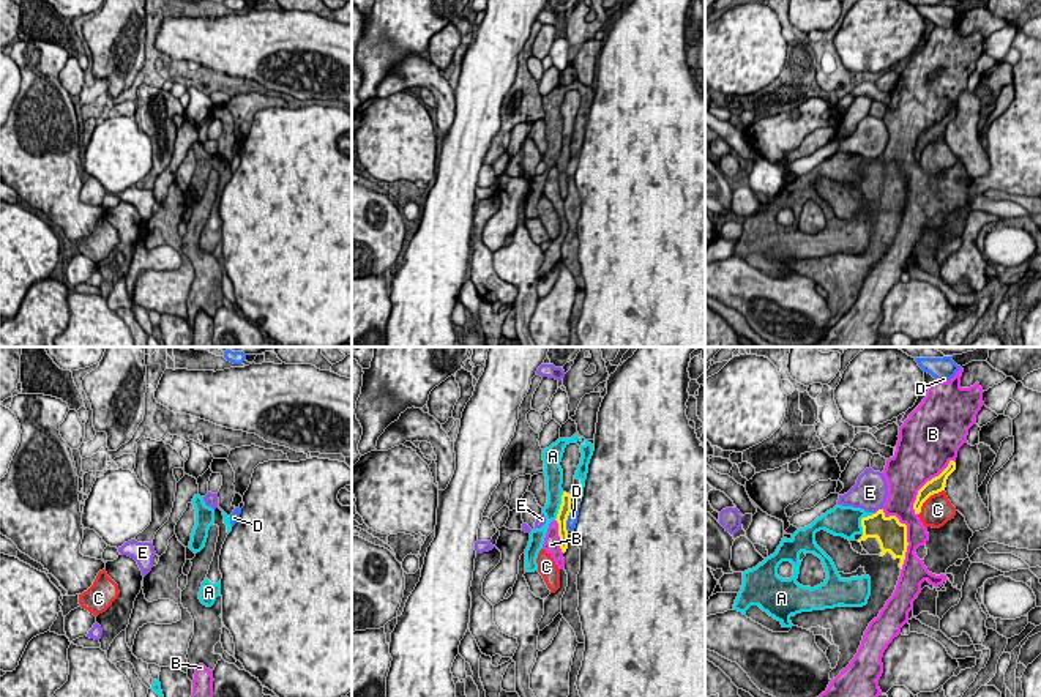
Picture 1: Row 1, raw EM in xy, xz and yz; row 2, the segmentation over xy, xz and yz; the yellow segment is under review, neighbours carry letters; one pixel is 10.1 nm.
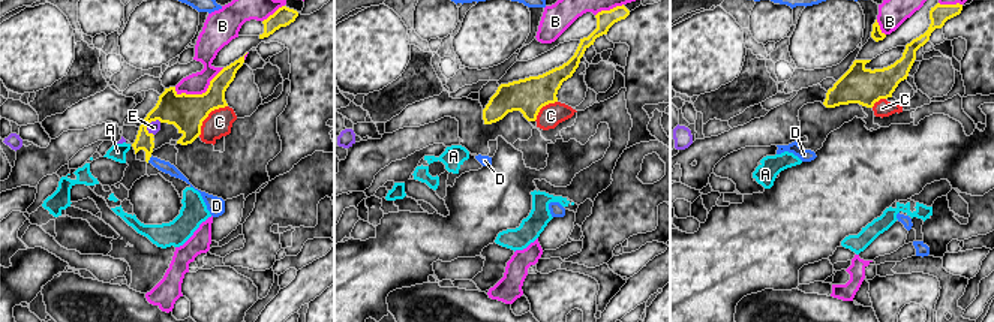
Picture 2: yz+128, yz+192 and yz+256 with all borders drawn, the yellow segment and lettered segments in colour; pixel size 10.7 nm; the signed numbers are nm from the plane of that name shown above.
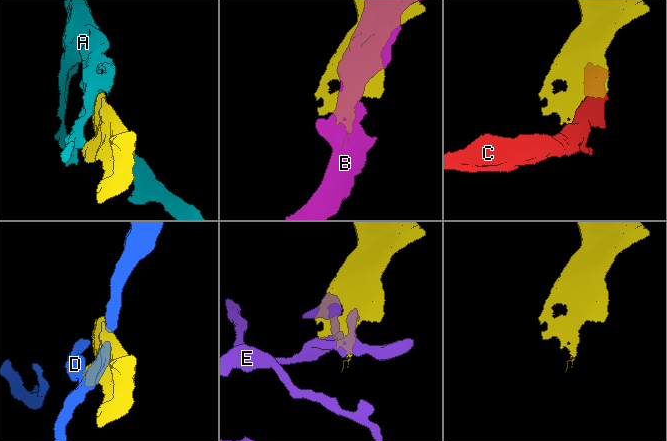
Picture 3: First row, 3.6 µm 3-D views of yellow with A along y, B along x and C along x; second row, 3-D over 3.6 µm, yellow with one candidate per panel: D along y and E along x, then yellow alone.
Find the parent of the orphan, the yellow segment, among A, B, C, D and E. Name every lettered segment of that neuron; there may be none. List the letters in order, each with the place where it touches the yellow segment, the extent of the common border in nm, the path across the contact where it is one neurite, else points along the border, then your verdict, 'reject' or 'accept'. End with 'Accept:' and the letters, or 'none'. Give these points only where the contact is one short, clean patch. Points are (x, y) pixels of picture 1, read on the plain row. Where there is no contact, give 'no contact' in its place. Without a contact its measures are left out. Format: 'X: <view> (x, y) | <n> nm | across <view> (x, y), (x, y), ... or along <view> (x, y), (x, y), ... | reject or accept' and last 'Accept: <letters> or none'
A: xz (560, 153) | 300 nm | reject
B: yz (906, 182) | 650 nm | reject
C: yz (928, 144) | 380 nm | reject
D: xz (567, 166) | 220 nm | reject
E: yz (877, 158) | 80 nm | reject
Accept: none

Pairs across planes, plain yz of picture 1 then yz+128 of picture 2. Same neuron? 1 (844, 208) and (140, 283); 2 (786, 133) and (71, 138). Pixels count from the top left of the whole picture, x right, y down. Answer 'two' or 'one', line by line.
1: one
2: two

